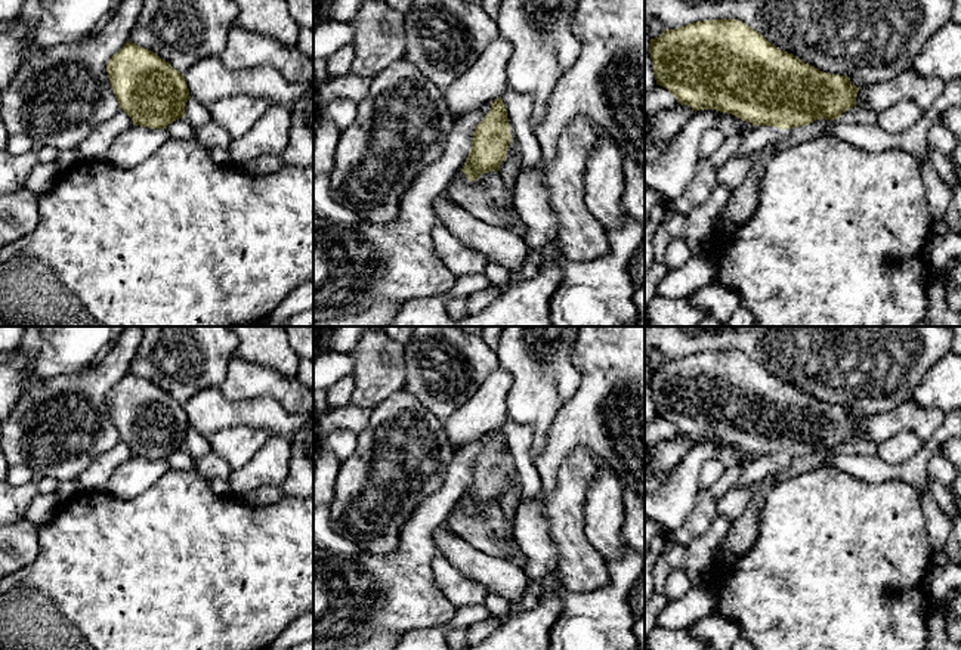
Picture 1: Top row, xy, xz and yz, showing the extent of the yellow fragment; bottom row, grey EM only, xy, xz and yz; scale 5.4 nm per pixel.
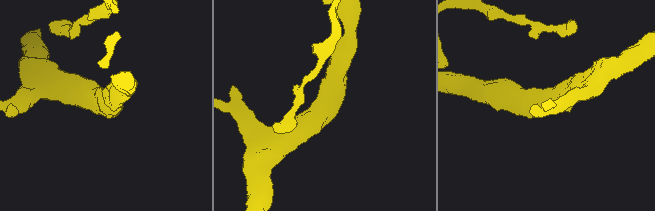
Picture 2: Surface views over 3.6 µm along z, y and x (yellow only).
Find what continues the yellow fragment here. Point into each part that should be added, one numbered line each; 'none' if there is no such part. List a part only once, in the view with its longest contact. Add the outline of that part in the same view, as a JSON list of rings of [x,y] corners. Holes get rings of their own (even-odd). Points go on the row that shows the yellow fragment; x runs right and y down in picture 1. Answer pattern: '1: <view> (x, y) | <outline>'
none

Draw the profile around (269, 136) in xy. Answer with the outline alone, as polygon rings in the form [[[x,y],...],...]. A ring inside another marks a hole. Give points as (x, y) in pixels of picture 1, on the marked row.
[[[272,105],[244,136],[232,139],[228,148],[232,164],[244,165],[245,162],[263,155],[279,157],[290,140],[290,121],[291,121],[290,106]]]

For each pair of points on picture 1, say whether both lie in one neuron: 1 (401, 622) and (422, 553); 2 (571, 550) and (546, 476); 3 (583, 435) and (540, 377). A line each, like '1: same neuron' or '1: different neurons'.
1: same neuron
2: different neurons
3: different neurons

